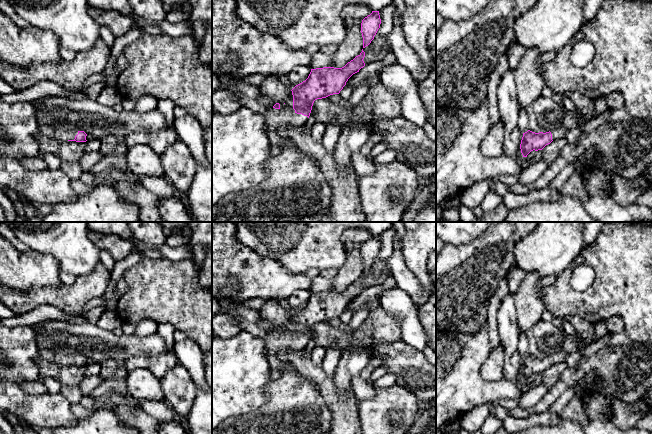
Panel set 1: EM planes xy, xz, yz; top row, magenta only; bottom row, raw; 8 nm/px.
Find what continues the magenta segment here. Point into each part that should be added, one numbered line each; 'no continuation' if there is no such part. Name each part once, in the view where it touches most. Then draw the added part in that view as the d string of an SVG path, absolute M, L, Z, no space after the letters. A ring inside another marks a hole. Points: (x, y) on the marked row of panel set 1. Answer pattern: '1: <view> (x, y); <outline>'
1: xy (62, 135); M39 126L39 133L49 138L57 139L59 141L74 140L80 129L75 130L60 130L50 126Z

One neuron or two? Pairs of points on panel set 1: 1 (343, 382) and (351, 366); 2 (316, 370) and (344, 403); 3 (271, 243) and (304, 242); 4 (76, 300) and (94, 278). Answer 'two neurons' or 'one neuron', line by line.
1: one neuron
2: one neuron
3: one neuron
4: one neuron

